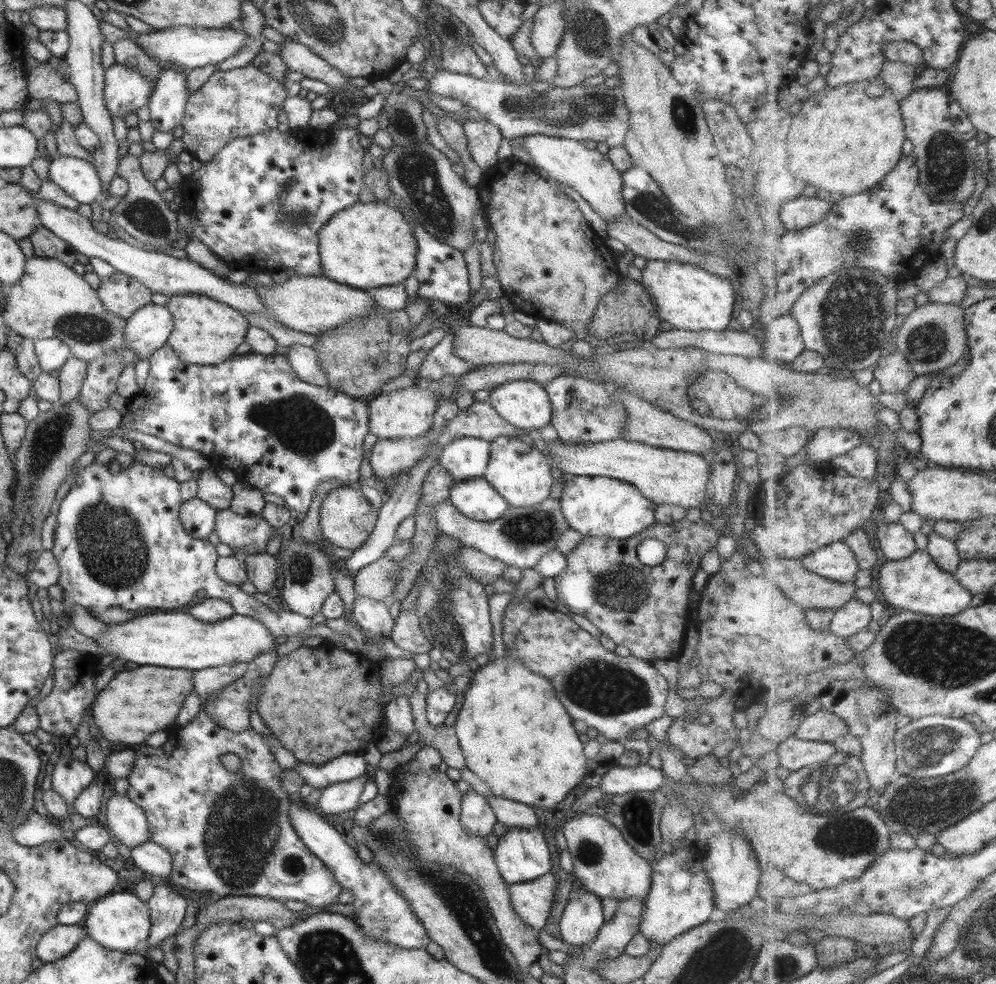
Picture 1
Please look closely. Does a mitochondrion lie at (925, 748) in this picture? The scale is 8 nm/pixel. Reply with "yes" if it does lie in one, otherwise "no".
yes

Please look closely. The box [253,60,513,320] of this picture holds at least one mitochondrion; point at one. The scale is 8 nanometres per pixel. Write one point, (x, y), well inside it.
(417, 173)

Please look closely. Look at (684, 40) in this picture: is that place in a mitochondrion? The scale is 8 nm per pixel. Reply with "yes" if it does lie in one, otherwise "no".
no

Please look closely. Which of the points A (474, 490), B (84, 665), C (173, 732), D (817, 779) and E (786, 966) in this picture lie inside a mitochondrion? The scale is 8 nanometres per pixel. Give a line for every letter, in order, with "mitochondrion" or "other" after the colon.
A: other
B: other
C: other
D: mitochondrion
E: mitochondrion

